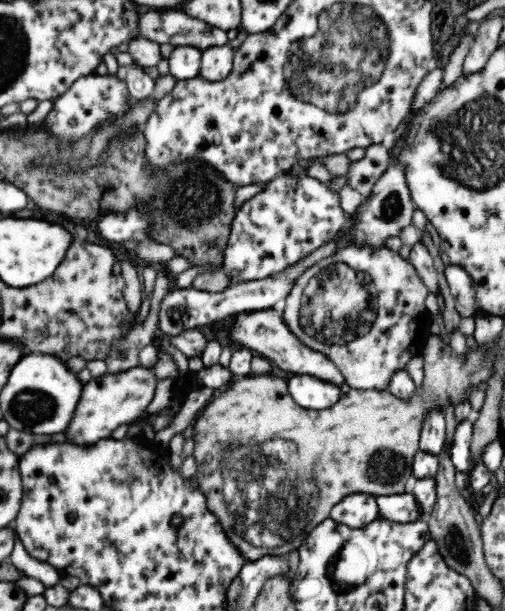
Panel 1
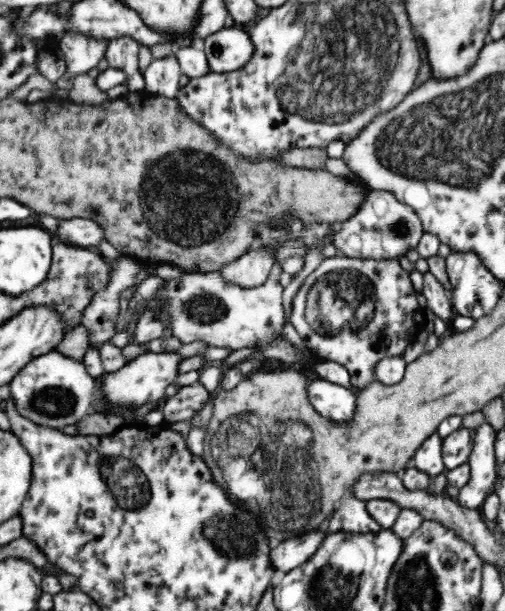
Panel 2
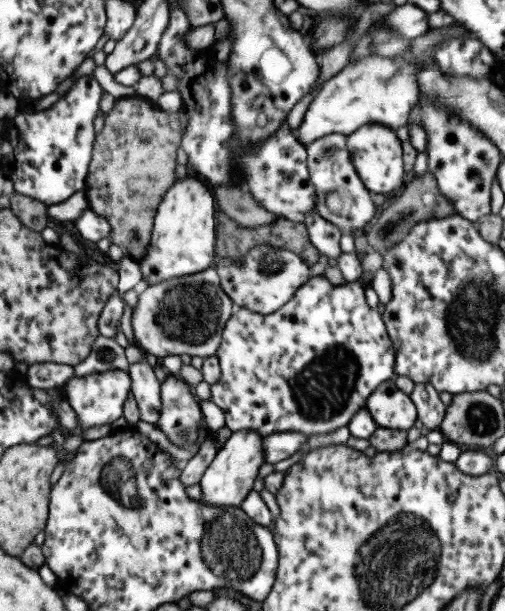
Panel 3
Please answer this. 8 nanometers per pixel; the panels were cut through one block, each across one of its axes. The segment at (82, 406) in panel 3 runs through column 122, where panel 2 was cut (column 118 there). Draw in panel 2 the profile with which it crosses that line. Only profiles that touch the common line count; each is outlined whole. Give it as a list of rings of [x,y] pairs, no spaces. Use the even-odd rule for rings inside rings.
[[[179,348],[173,351],[162,351],[154,353],[148,350],[135,359],[126,363],[120,370],[113,373],[104,373],[103,389],[106,396],[112,404],[120,406],[120,408],[128,408],[134,406],[137,408],[146,404],[146,402],[164,401],[166,396],[166,388],[169,384],[174,384],[179,374],[180,363],[184,360],[179,354]]]

